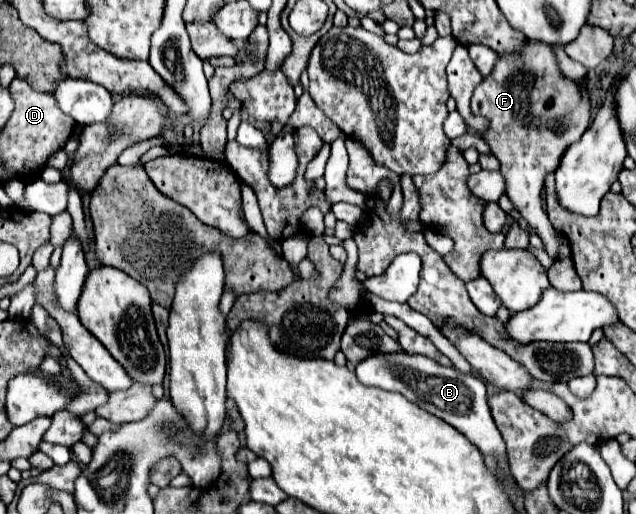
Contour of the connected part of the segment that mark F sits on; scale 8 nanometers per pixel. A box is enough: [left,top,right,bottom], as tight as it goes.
[472,40,590,260]

